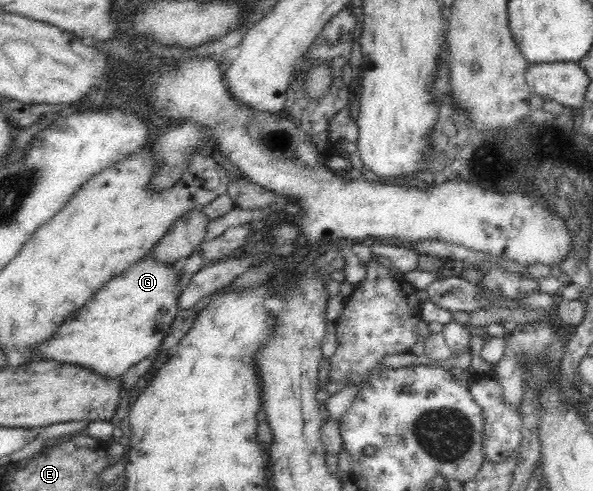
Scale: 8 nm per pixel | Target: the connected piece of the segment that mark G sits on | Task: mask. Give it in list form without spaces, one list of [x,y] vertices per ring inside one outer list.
[[[147,253],[102,285],[89,305],[83,305],[83,309],[57,329],[57,337],[41,344],[34,353],[61,363],[83,365],[109,379],[123,375],[161,345],[171,321],[179,313],[181,264],[182,261],[164,263]]]

